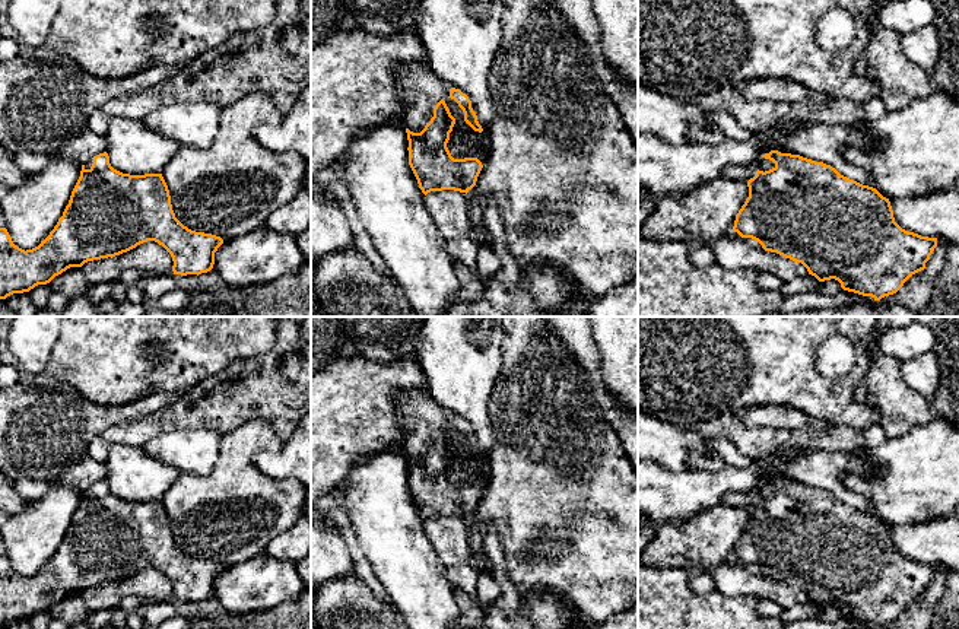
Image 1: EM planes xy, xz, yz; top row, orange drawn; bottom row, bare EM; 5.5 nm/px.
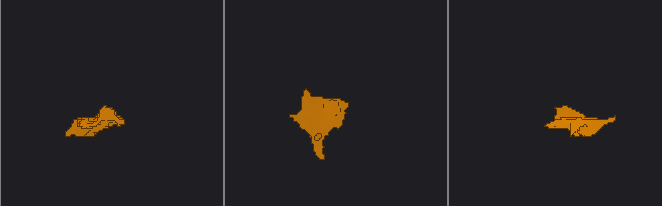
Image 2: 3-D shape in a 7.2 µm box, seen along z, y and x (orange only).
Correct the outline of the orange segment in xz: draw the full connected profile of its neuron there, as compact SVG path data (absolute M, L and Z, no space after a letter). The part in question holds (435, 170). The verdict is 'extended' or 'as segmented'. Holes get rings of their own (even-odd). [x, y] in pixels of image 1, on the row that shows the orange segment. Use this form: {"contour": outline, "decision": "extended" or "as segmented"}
{"contour": "M419 63L400 66L396 86L406 102L401 126L409 140L409 165L426 196L431 191L454 190L469 193L483 168L477 158L454 159L447 147L455 124L445 98L454 99L464 112L464 121L482 133L471 101L460 89L438 79Z", "decision": "extended"}

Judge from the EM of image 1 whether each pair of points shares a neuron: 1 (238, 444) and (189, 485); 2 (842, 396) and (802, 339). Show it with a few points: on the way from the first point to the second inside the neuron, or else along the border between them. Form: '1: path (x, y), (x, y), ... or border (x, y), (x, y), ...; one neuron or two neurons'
1: path (235, 458), (209, 485), (203, 485); one neuron
2: path (825, 391), (802, 368), (802, 356); one neuron

